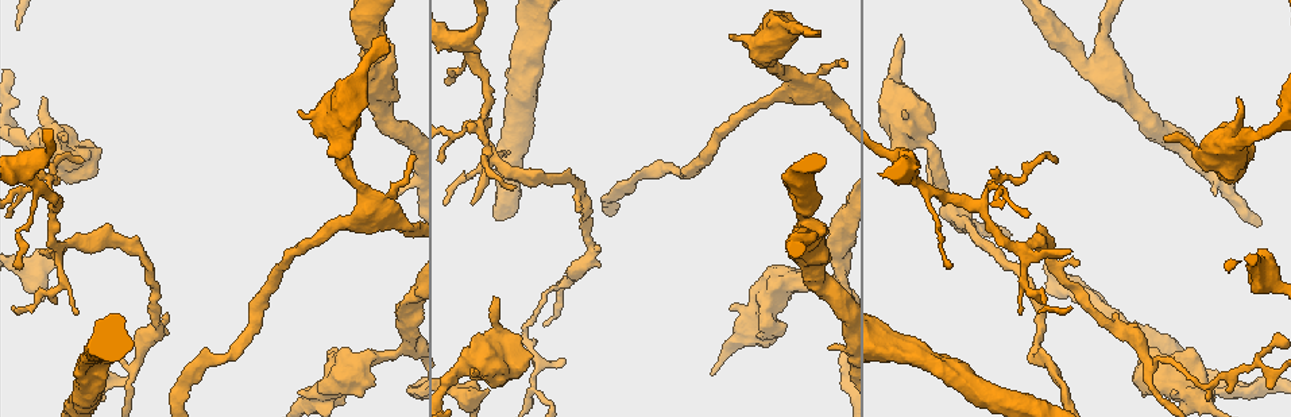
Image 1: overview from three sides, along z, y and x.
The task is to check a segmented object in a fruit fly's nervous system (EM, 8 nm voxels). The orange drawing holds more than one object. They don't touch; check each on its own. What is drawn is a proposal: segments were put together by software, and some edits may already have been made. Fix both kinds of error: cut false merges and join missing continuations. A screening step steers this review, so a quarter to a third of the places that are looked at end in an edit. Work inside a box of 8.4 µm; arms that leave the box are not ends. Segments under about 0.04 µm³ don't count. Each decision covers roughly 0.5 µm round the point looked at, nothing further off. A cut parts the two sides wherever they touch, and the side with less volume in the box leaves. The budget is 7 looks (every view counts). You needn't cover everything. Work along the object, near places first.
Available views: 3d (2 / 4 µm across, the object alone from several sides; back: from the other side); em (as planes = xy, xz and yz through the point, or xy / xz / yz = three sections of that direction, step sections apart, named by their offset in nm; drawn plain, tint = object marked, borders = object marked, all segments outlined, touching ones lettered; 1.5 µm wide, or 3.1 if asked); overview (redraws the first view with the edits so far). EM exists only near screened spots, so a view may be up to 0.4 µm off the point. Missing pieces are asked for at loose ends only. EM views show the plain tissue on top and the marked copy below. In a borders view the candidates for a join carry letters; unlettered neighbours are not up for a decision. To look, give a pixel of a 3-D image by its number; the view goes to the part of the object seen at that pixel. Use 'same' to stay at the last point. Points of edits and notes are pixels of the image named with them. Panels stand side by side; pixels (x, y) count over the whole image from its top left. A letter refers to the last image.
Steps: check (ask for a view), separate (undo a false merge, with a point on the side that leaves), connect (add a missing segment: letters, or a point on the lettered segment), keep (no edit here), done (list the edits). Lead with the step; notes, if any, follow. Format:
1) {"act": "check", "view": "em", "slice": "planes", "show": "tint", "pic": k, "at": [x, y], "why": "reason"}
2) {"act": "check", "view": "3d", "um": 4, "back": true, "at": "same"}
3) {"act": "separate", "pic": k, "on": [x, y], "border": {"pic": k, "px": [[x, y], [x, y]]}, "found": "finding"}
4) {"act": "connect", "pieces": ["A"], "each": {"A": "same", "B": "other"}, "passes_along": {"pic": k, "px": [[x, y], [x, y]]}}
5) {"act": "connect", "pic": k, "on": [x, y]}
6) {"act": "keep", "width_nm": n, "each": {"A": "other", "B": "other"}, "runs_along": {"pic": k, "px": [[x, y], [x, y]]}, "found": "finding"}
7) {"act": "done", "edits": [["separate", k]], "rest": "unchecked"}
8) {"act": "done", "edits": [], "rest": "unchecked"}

{"act": "check", "view": "em", "slice": "xz", "step": 4, "show": "borders", "pic": 1, "at": [83, 160], "why": "free end"}

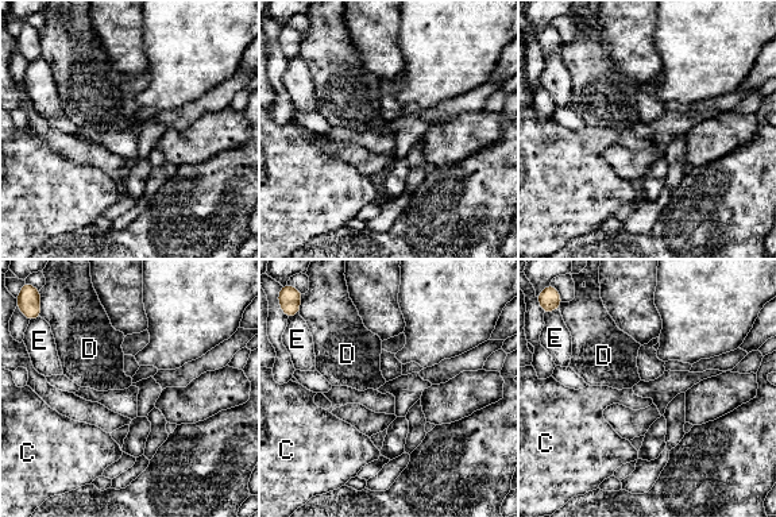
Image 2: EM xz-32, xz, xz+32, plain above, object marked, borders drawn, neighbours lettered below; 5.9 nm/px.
{"act": "check", "view": "em", "slice": "planes", "show": "borders", "at": "same"}

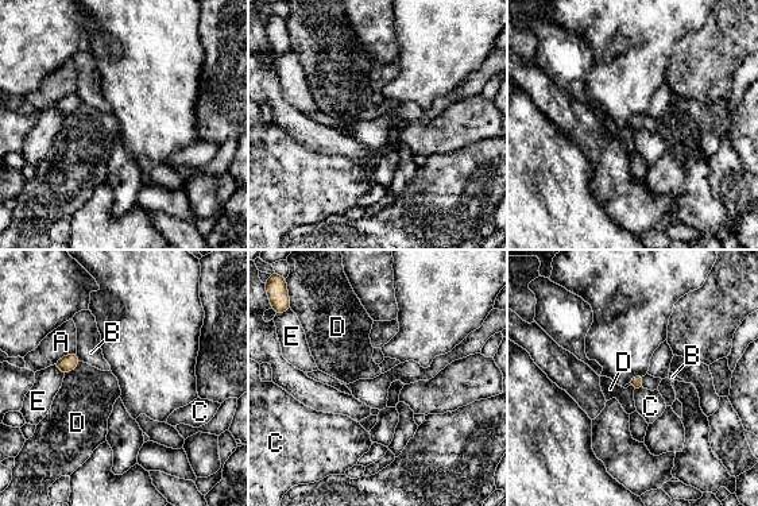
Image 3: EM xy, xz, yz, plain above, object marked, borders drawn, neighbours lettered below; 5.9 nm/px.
{"act": "keep", "each": {"A": "other", "B": "other", "C": "other", "D": "other", "E": "other"}, "border": {"pic": 3, "px": [[642, 387], [634, 390]]}, "found": "none of them fits"}

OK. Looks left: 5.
{"act": "check", "view": "3d", "um": 2, "pic": 1, "at": [903, 113], "why": "an open end"}

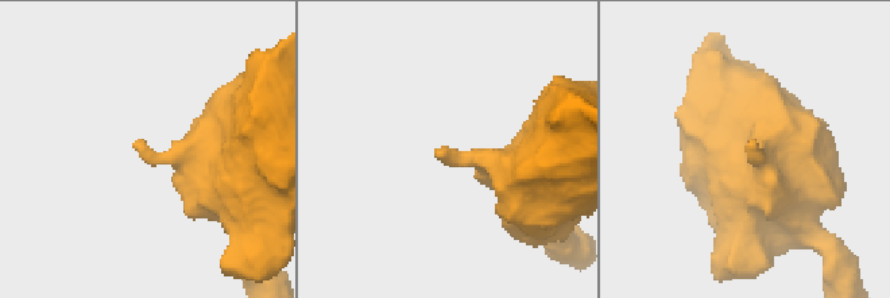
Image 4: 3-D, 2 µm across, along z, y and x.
{"act": "check", "view": "em", "slice": "planes", "show": "borders", "pic": 4, "at": [133, 144]}

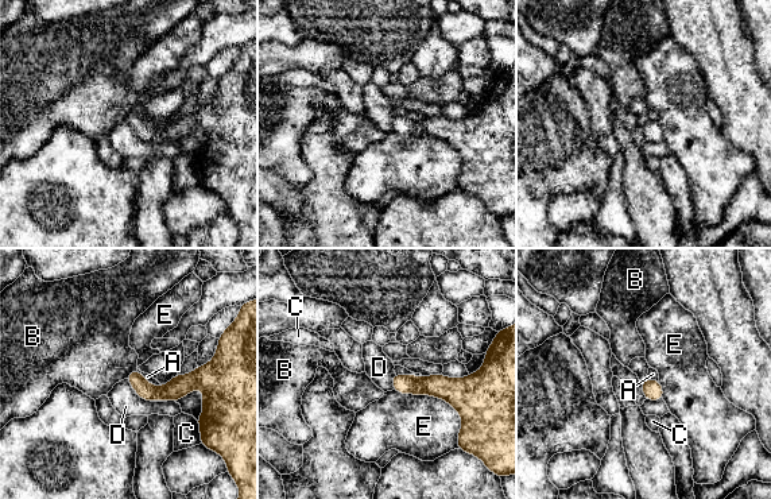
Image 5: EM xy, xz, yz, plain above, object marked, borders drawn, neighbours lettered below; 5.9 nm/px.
{"act": "keep", "each": {"A": "other", "B": "other", "C": "other", "D": "other", "E": "other"}, "runs_along": {"pic": 5, "px": [[209, 371], [173, 391], [131, 378]]}, "found": "no lettered segment goes on from it"}

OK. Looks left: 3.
{"act": "check", "view": "em", "slice": "planes", "show": "borders", "pic": 1, "at": [382, 40], "why": "an open end"}

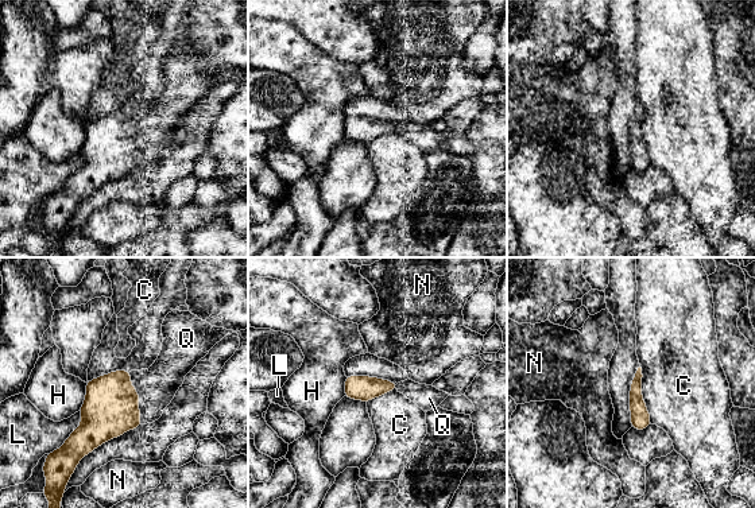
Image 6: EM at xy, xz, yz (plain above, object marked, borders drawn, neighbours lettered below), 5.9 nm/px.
{"act": "connect", "pieces": ["Q"], "each": {"C": "other", "H": "other", "L": "other", "N": "other", "Q": "same"}, "found": "it goes on there"}

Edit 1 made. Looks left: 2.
{"act": "done", "edits": [["connect", 6]], "rest": "unchecked"}

